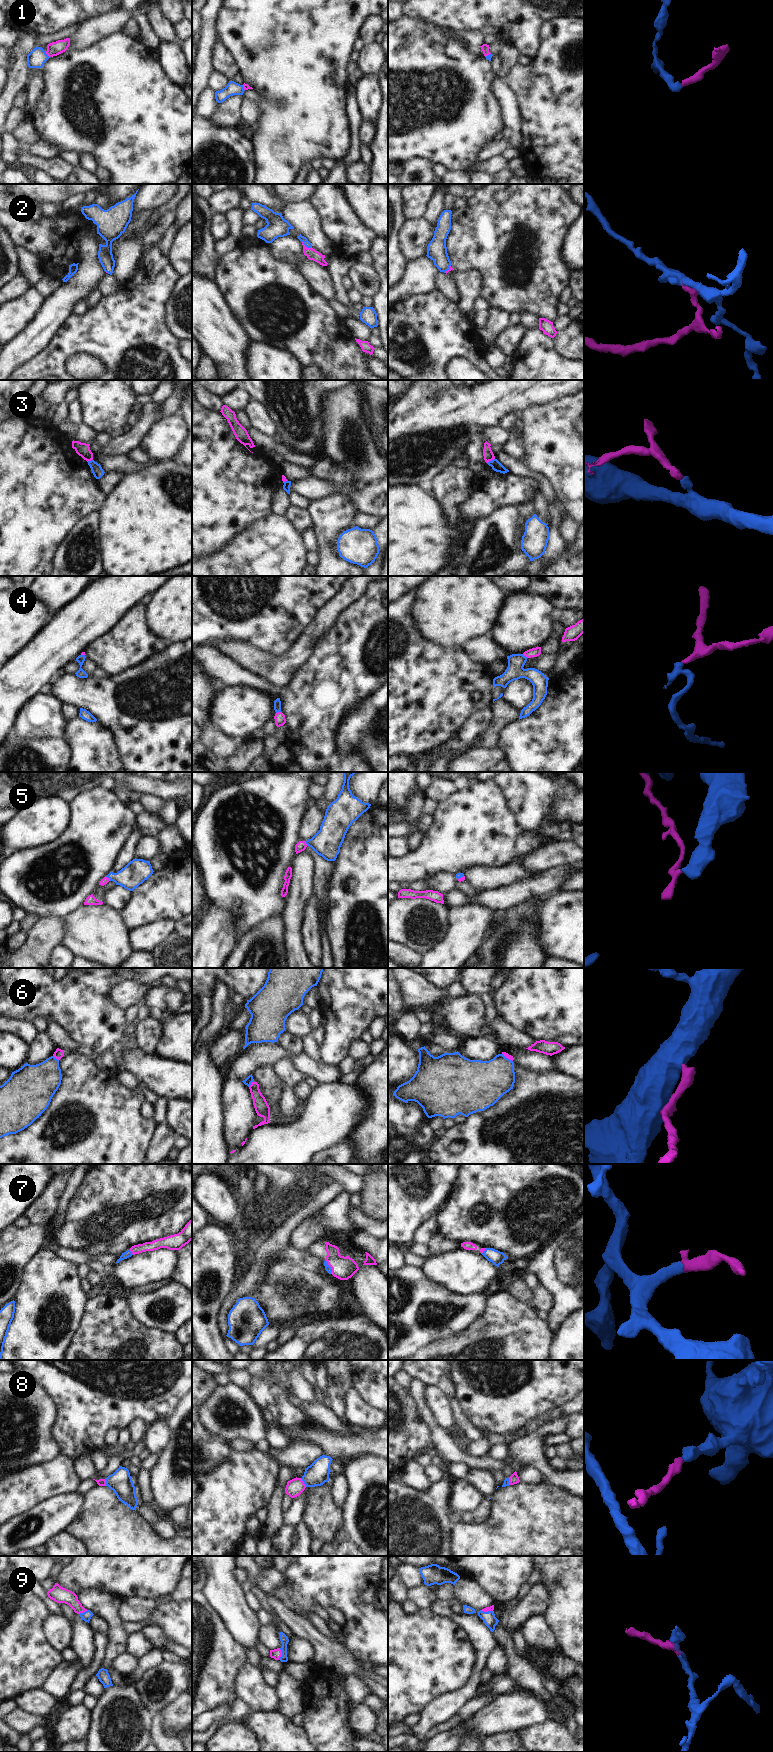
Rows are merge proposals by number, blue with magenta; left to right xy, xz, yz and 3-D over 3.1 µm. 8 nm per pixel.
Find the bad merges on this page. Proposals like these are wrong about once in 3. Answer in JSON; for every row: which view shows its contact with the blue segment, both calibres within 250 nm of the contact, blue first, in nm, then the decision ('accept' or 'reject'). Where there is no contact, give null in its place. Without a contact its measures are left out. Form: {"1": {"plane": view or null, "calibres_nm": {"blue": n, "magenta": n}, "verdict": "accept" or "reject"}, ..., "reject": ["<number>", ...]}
{"1": {"plane": "xy", "calibres_nm": {"blue": 150, "magenta": 110}, "verdict": "accept"}, "2": {"plane": "xz", "calibres_nm": {"blue": 50, "magenta": 90}, "verdict": "accept"}, "3": {"plane": "yz", "calibres_nm": {"blue": 80, "magenta": 80}, "verdict": "reject"}, "4": {"plane": "xz", "calibres_nm": {"blue": 60, "magenta": 90}, "verdict": "accept"}, "5": {"plane": "xy", "calibres_nm": {"blue": 190, "magenta": 60}, "verdict": "accept"}, "6": {"plane": "xz", "calibres_nm": {"blue": 60, "magenta": 120}, "verdict": "accept"}, "7": {"plane": "xz", "calibres_nm": {"blue": 50, "magenta": 190}, "verdict": "accept"}, "8": {"plane": "xz", "calibres_nm": {"blue": 180, "magenta": 140}, "verdict": "accept"}, "9": {"plane": "xz", "calibres_nm": {"blue": 70, "magenta": 80}, "verdict": "accept"}, "reject": ["3"]}

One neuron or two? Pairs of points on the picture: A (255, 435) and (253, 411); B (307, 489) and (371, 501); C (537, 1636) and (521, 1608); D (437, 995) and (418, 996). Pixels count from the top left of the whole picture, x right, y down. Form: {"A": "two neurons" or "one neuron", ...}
{"A": "two neurons", "B": "one neuron", "C": "two neurons", "D": "one neuron"}

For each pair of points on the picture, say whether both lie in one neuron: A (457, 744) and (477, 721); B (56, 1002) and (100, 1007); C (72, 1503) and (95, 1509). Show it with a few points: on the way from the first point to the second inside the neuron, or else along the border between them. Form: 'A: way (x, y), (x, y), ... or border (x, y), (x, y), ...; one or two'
A: way (463, 738), (474, 727); one
B: way (67, 1002), (79, 1002), (84, 1007), (89, 1007); one
C: border (84, 1496), (81, 1509), (68, 1525); two

